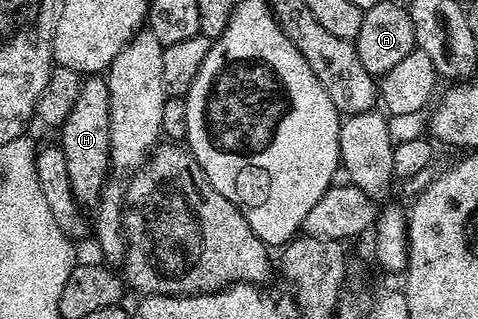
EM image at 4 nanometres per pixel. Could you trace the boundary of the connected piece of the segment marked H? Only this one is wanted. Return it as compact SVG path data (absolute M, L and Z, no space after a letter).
M93 74L82 79L79 98L75 98L75 106L71 114L67 114L67 122L61 125L59 135L59 147L63 150L63 158L67 158L67 178L71 182L71 194L78 205L96 205L111 176L111 98L109 85L100 75Z

